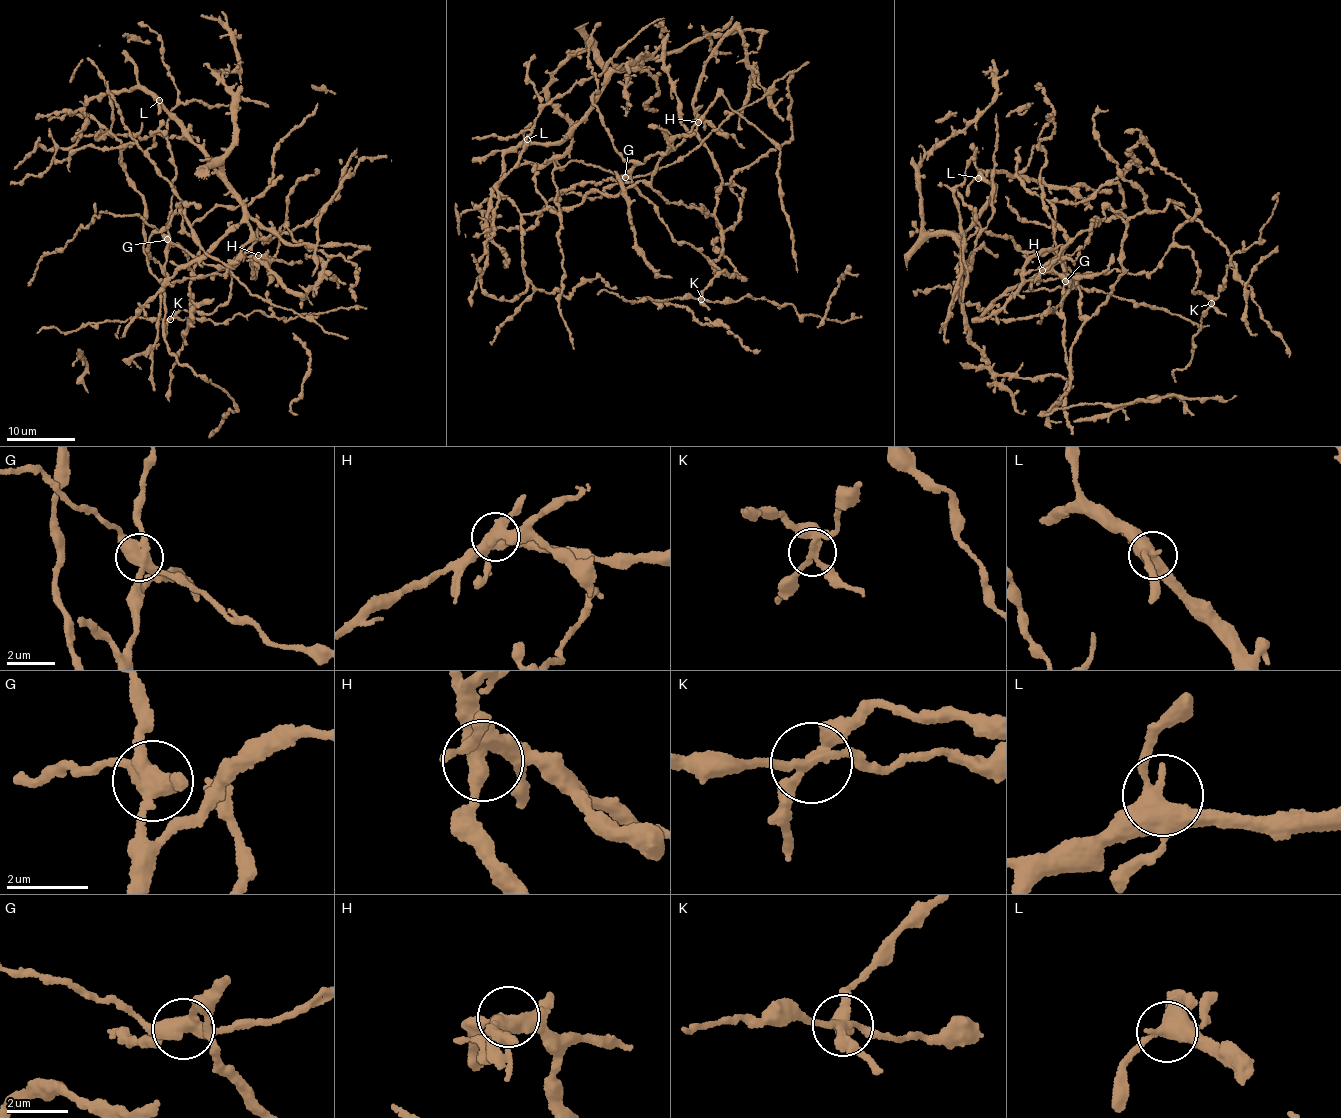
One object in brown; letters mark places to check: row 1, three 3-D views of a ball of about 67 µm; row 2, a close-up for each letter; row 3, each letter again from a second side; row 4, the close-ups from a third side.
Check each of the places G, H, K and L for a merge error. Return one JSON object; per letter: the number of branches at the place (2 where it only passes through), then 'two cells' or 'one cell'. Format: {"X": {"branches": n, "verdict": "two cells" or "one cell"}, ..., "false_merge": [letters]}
{"G": {"branches": 4, "verdict": "two cells"}, "H": {"branches": 4, "verdict": "one cell"}, "K": {"branches": 4, "verdict": "two cells"}, "L": {"branches": 4, "verdict": "one cell"}, "false_merge": ["G", "K"]}

